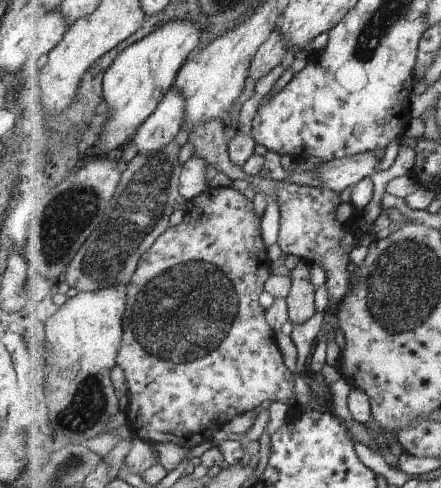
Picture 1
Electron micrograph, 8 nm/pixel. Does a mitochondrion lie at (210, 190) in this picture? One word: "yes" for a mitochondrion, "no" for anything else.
no

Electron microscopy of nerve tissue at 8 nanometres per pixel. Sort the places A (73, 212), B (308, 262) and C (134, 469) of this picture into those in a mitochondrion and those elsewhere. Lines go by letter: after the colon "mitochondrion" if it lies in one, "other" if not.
A: mitochondrion
B: other
C: other

